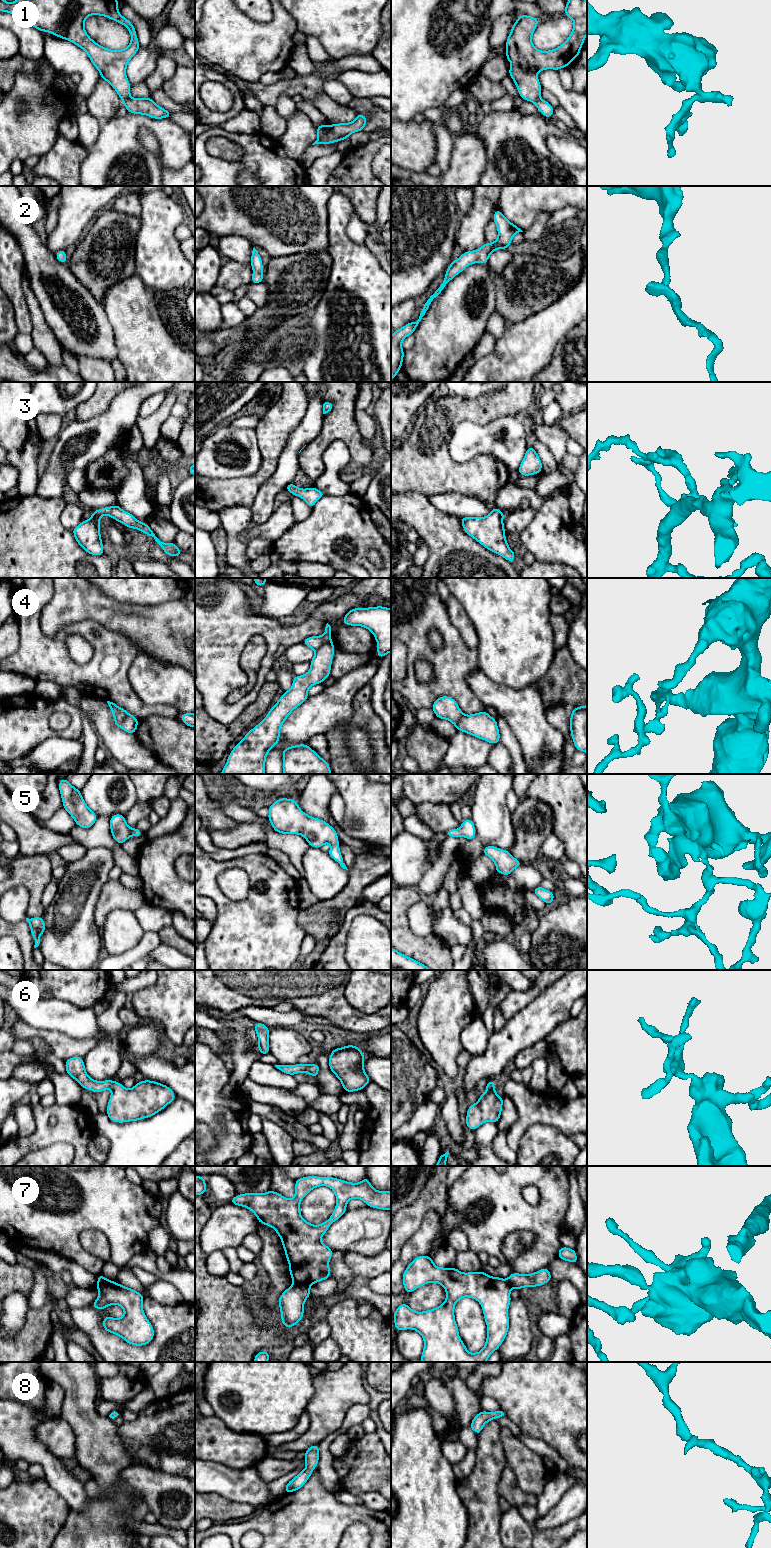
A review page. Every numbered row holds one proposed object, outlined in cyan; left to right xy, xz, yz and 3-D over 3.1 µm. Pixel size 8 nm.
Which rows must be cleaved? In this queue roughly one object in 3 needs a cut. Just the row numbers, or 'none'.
1, 4, 7

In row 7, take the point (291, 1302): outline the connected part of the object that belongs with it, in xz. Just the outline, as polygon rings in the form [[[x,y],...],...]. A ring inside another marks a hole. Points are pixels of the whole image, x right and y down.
[[[293,1283],[279,1297],[279,1307],[283,1325],[290,1327],[299,1323],[304,1316],[304,1303],[310,1297],[310,1286]]]

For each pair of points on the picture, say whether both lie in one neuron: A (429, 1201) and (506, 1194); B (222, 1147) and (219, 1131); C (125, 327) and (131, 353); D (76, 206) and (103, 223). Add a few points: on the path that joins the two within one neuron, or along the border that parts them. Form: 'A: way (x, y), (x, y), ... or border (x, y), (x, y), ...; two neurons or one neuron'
A: border (447, 1189), (445, 1212), (426, 1212); two neurons
B: way (222, 1143), (222, 1135); one neuron
C: way (131, 333), (131, 347); one neuron
D: border (100, 212), (96, 215); two neurons

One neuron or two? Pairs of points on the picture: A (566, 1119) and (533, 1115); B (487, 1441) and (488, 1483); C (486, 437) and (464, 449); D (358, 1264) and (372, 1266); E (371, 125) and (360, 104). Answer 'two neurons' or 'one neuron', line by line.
A: one neuron
B: one neuron
C: one neuron
D: one neuron
E: one neuron

